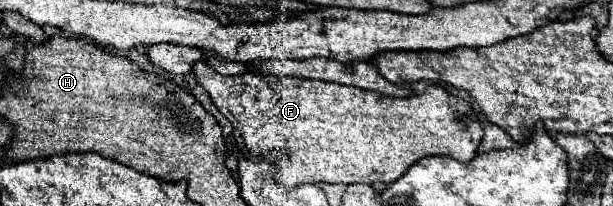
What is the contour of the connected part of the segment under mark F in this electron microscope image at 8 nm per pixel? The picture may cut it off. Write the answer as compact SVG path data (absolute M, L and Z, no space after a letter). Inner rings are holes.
M196 61L194 63L194 75L198 77L198 83L210 93L210 97L212 97L212 101L214 101L214 105L218 107L218 111L232 123L232 127L234 127L234 137L236 137L236 143L238 143L238 147L244 151L244 155L250 161L268 161L270 162L274 168L274 179L276 179L277 183L288 185L300 185L300 183L344 183L344 185L350 185L350 183L378 183L378 181L382 181L382 183L392 183L392 181L396 181L398 177L402 177L404 173L406 173L406 169L412 165L412 163L416 163L418 159L422 159L422 157L428 157L428 155L450 155L450 157L454 157L454 159L458 159L458 161L470 161L474 155L476 155L476 151L478 151L478 145L480 145L480 141L482 141L482 125L480 125L480 121L476 119L476 115L474 115L474 111L472 111L472 107L470 107L470 103L468 101L464 101L464 99L458 99L458 97L454 97L454 95L450 95L442 85L430 85L428 87L428 93L420 93L420 95L412 95L412 97L404 97L404 99L398 99L398 97L384 97L384 95L380 95L380 93L374 93L374 91L362 91L362 89L358 89L358 87L348 87L348 85L334 85L334 83L324 83L324 81L314 80L314 79L298 79L298 77L284 77L284 75L260 75L260 73L244 73L244 75L220 75L220 73L216 73L210 65L206 65L204 61ZM460 111L472 111L472 125L464 125L462 123L462 113Z

